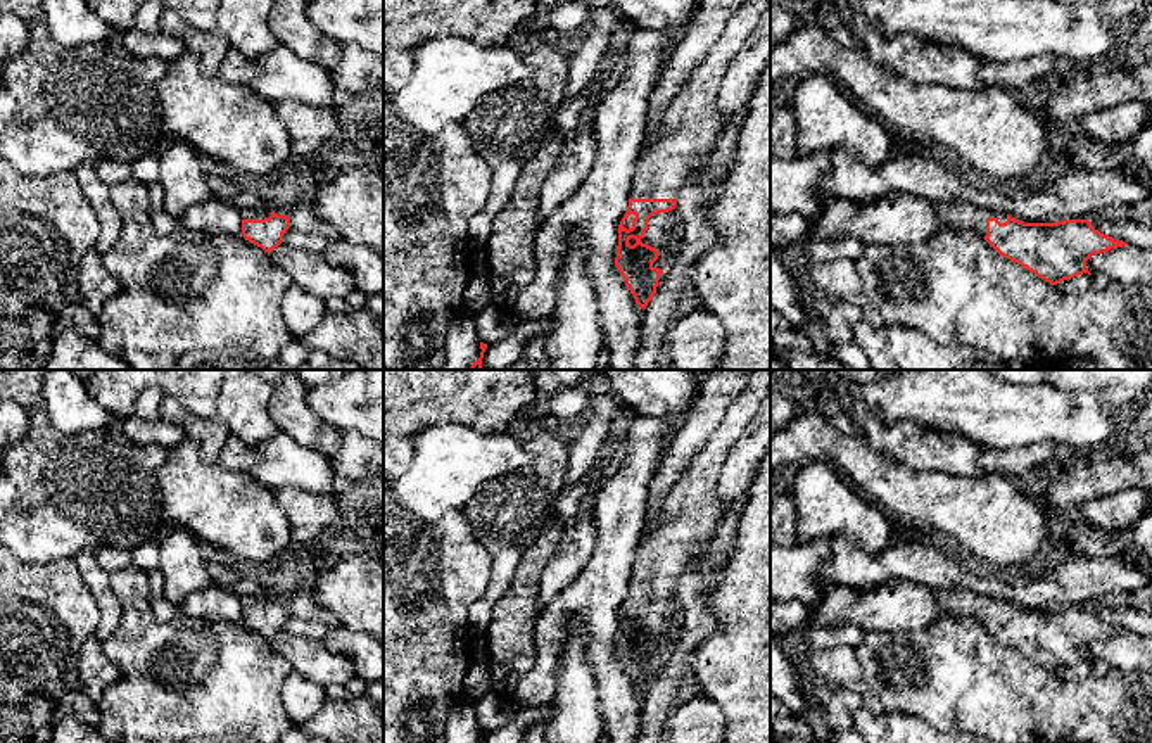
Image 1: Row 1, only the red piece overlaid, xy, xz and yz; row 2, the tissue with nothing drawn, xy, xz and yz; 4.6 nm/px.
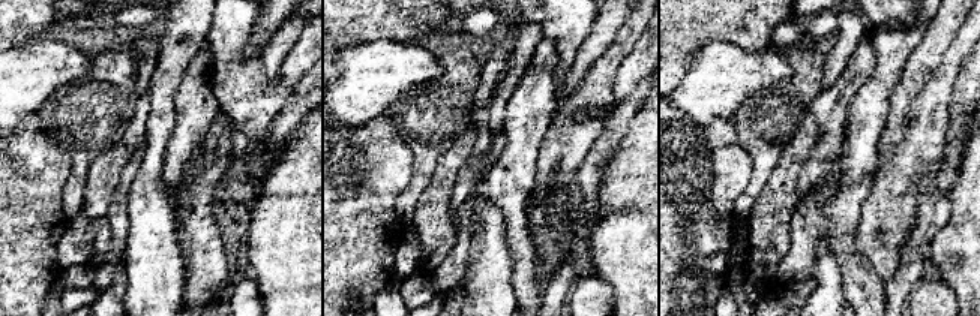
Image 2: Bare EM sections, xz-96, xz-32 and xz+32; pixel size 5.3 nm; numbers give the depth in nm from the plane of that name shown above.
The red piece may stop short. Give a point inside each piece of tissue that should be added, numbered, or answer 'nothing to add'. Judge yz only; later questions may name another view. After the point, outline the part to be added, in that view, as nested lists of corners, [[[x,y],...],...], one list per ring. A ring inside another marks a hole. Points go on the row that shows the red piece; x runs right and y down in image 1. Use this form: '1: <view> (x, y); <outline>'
1: yz (961, 215); [[[933,202],[933,207],[945,218],[945,221],[953,228],[964,228],[986,237],[986,219],[997,218],[1000,223],[1007,221],[1005,213],[991,213],[984,209],[976,209],[969,204],[957,202]]]

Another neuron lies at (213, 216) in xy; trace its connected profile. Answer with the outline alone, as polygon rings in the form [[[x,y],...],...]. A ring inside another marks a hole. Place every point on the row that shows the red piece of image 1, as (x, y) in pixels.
[[[214,195],[188,207],[178,221],[181,230],[195,230],[209,235],[242,235],[242,211],[221,202]]]

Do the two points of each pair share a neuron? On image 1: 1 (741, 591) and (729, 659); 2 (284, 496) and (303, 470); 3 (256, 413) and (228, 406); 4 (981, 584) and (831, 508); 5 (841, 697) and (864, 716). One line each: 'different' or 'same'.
1: same
2: different
3: same
4: different
5: different

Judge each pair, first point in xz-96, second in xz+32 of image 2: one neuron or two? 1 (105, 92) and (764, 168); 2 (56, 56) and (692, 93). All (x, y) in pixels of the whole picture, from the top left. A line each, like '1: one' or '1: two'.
1: one
2: one

